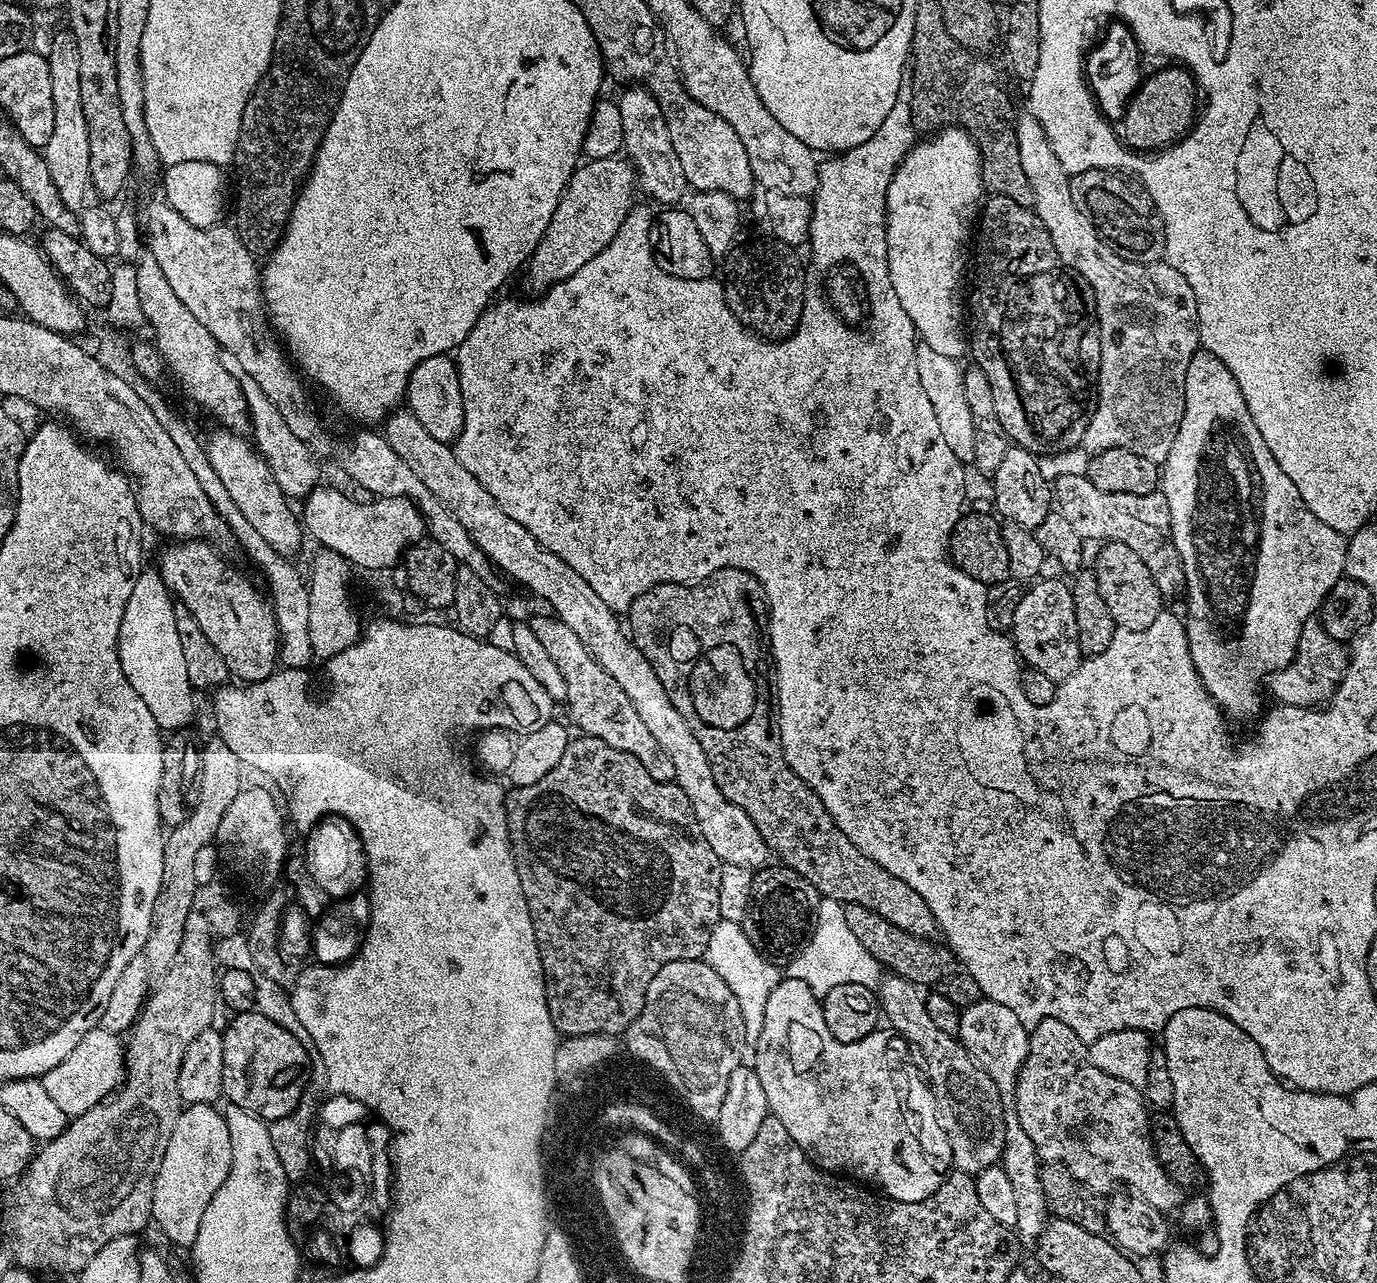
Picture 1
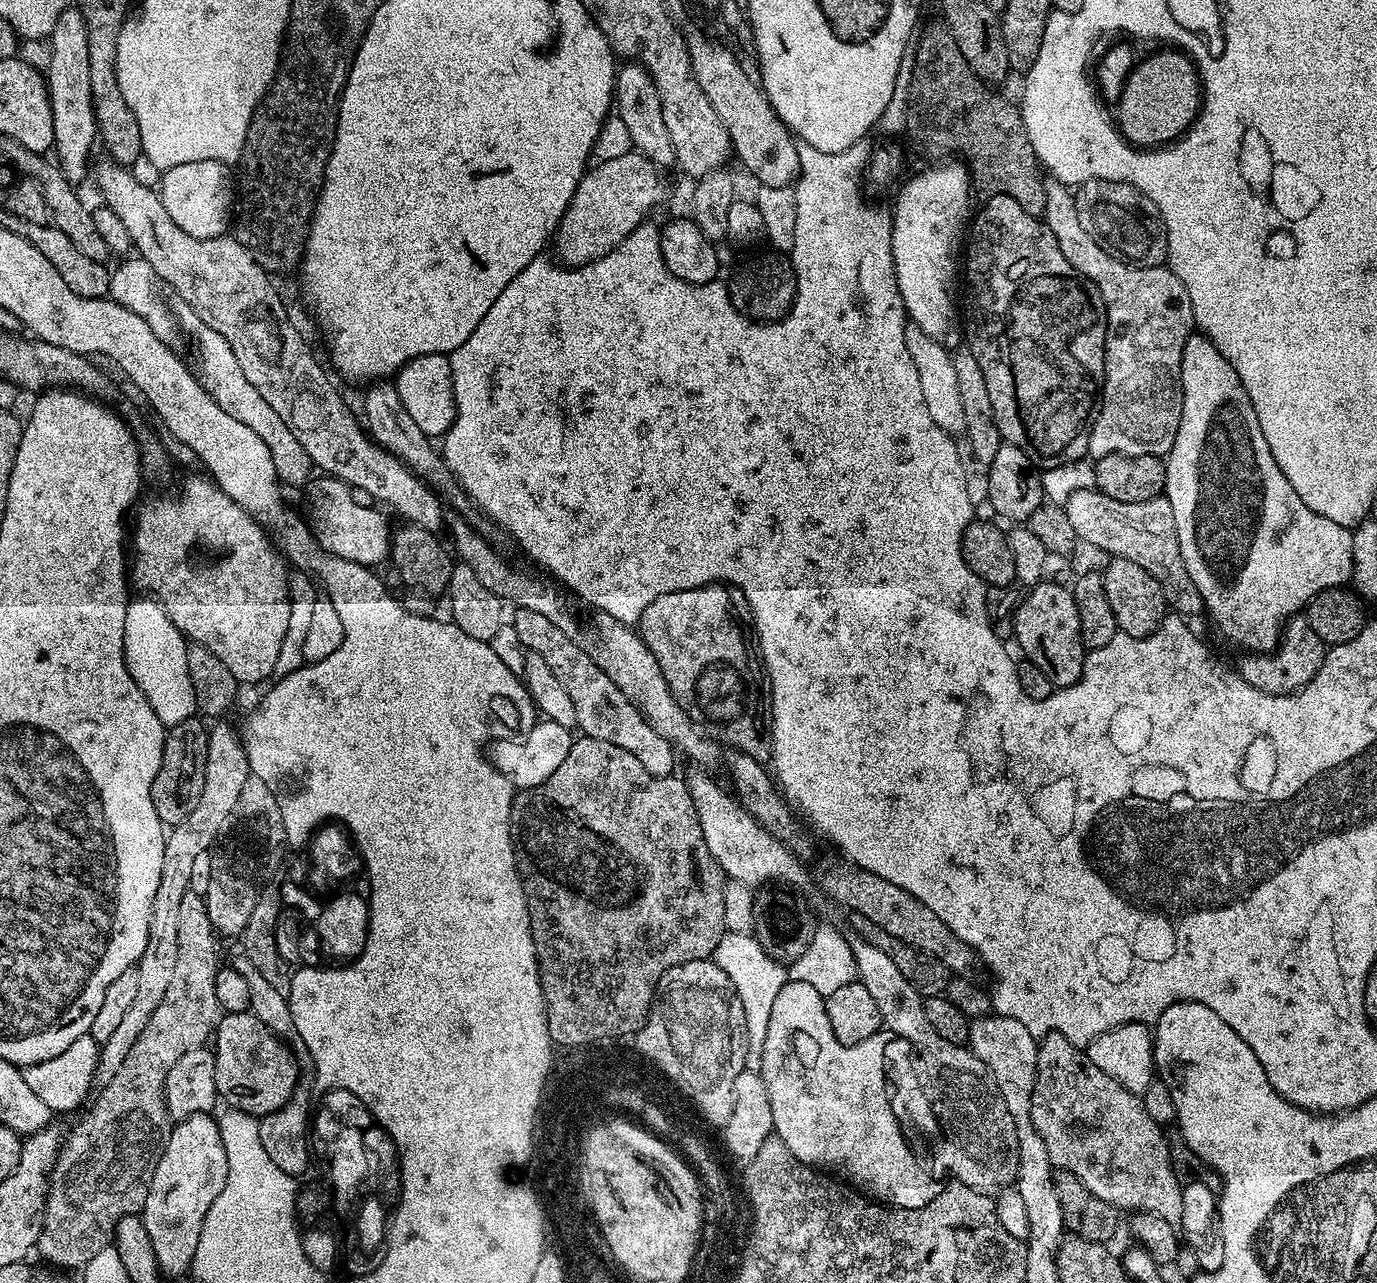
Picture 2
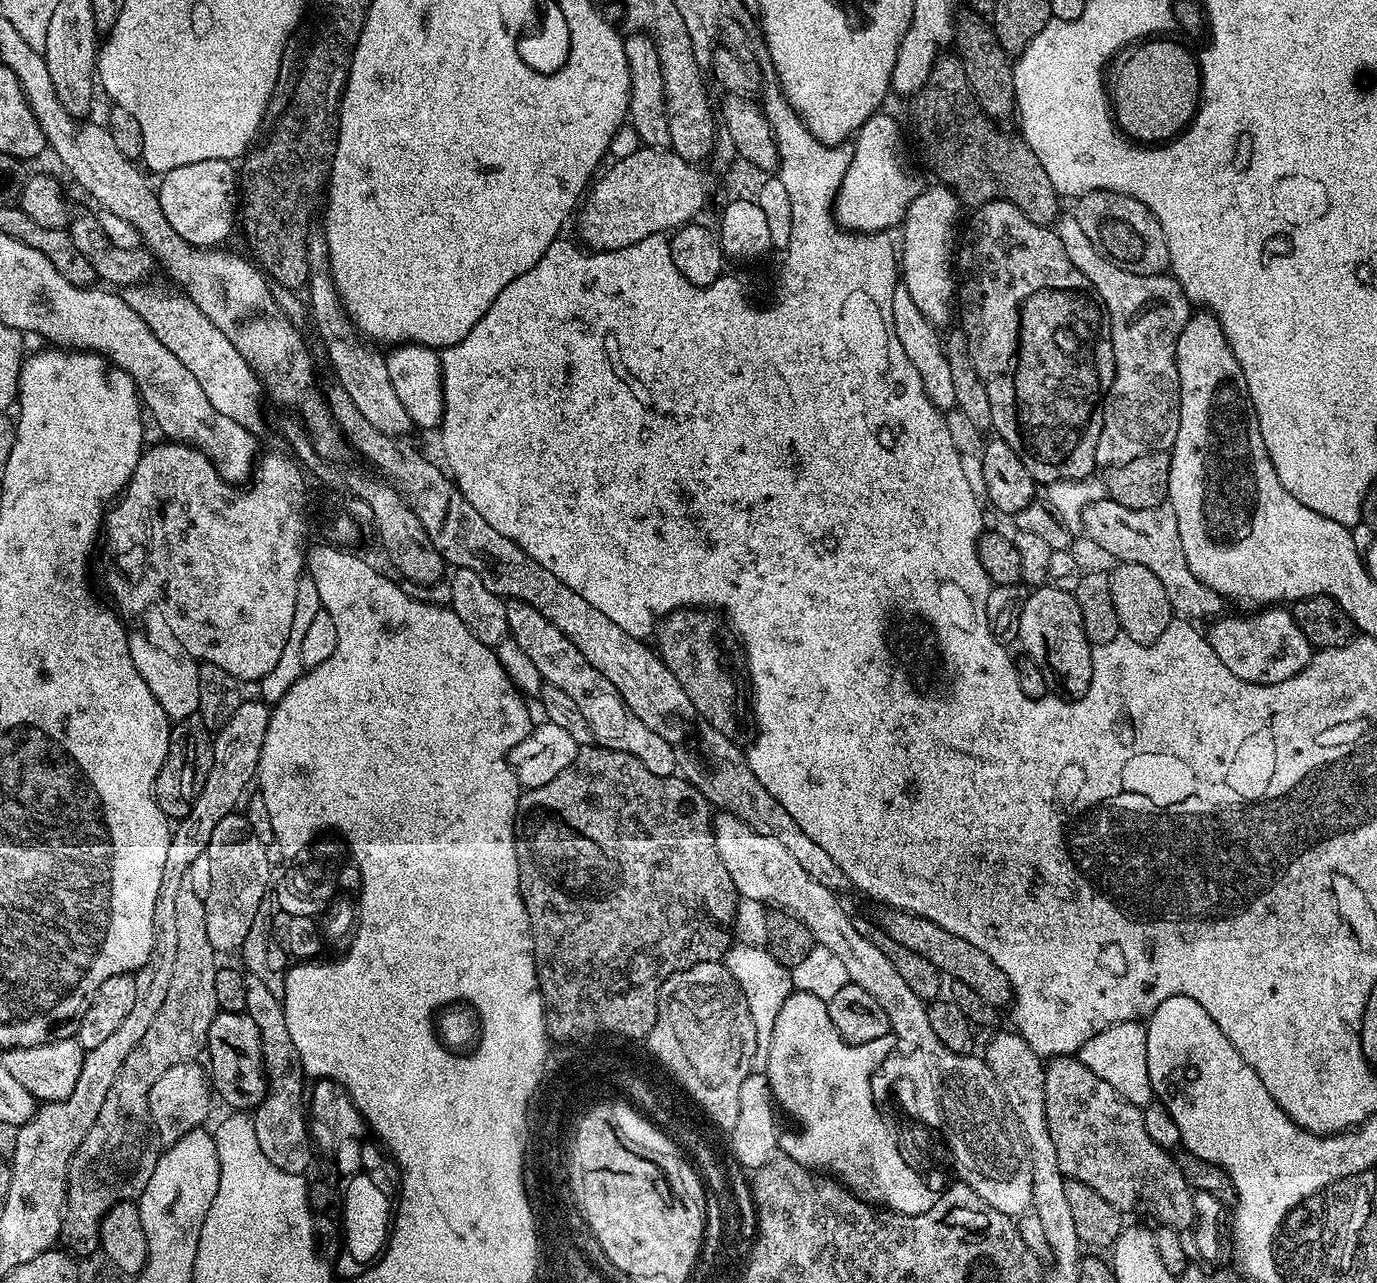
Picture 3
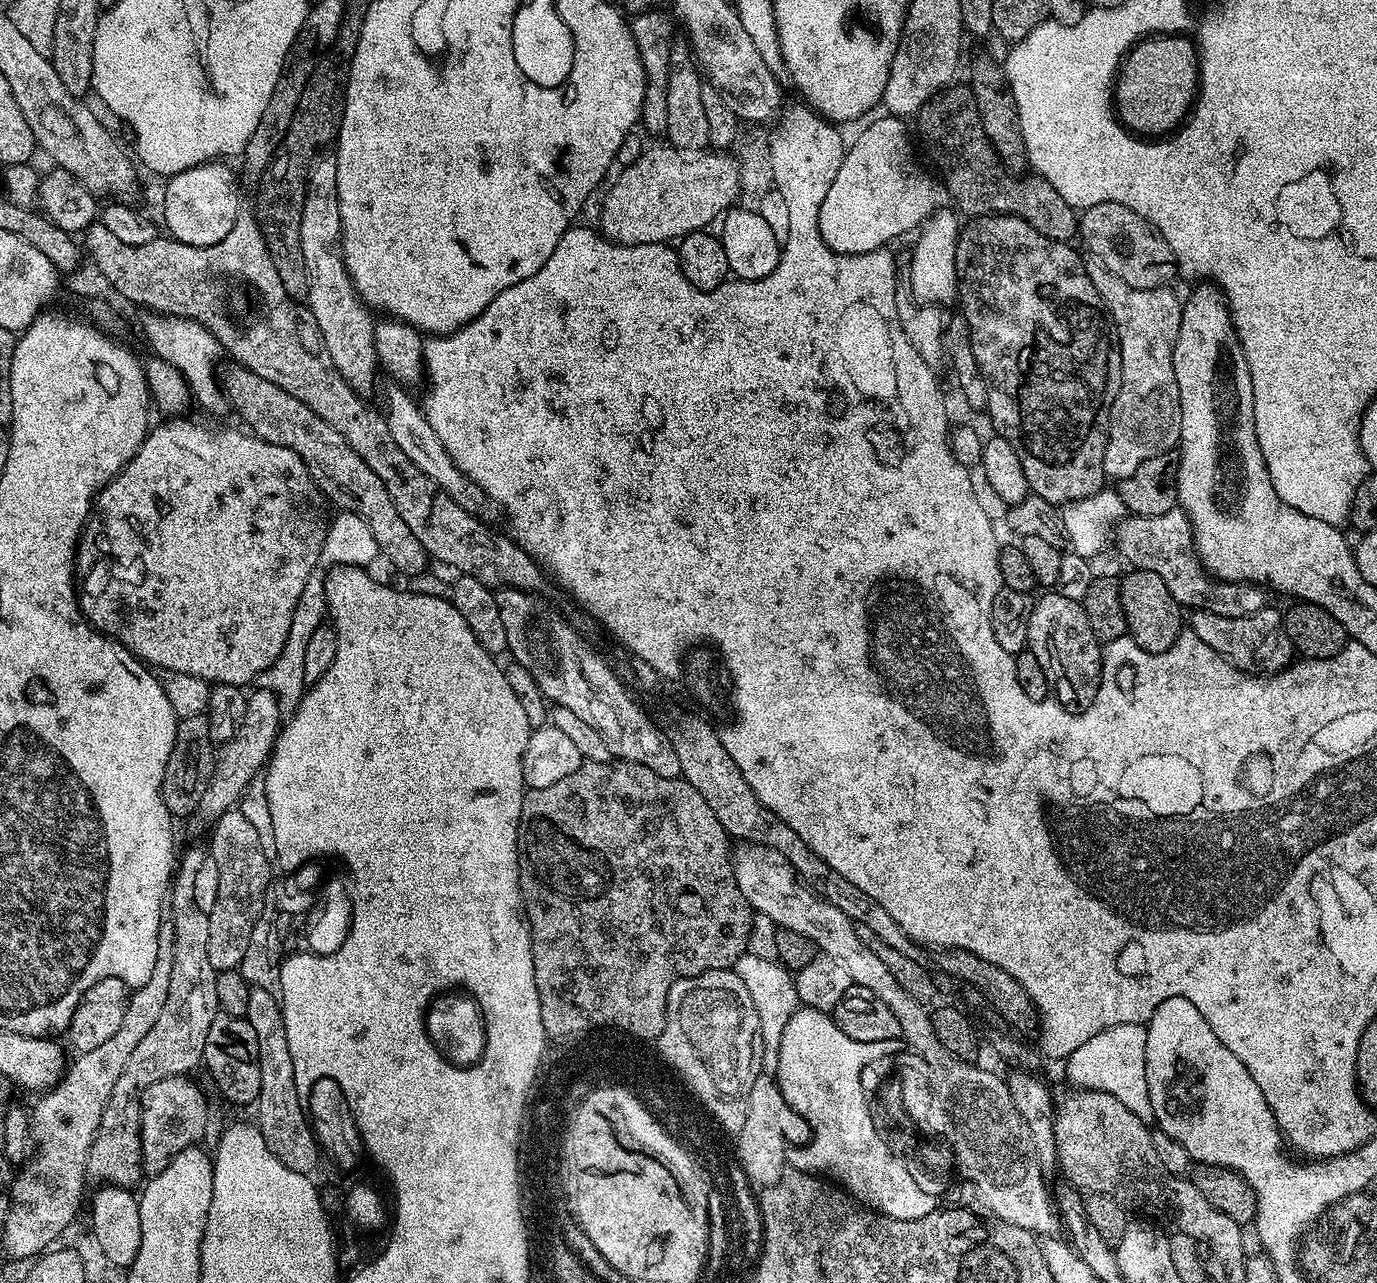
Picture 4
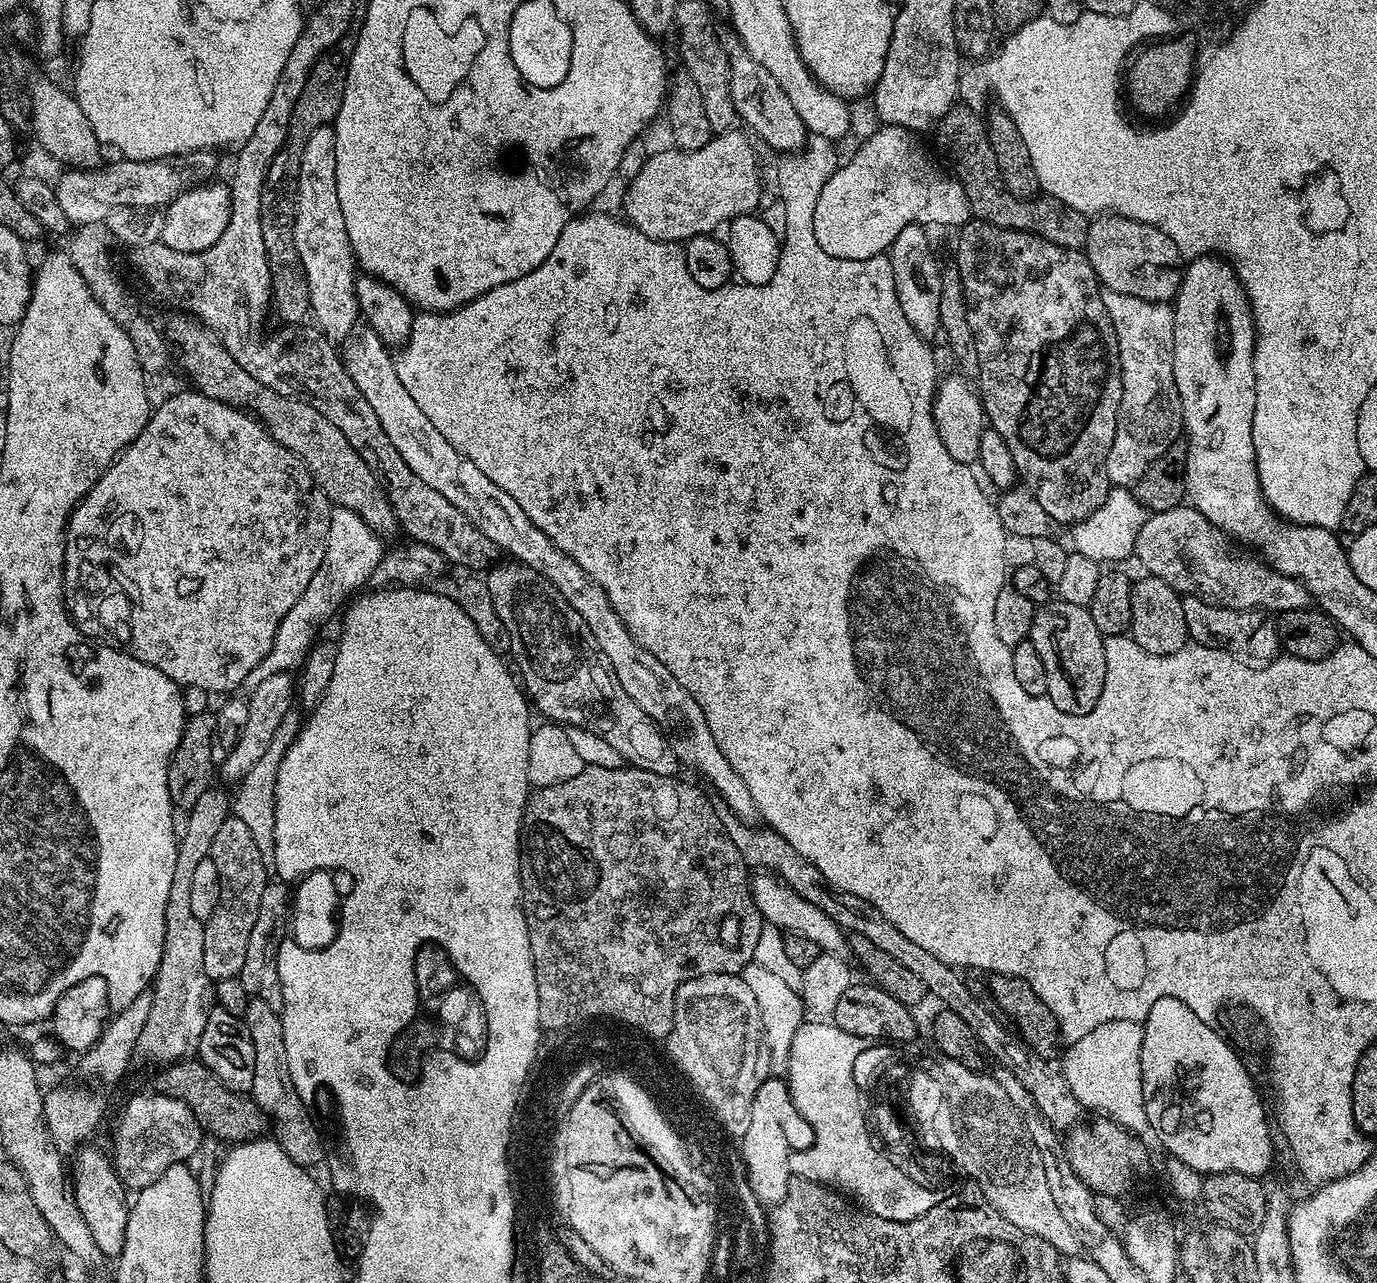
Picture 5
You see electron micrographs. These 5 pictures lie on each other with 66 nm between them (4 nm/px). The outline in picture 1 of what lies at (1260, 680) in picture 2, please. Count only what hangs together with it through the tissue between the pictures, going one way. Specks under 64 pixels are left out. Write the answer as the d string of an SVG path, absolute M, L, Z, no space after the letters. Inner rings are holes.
M1310 618L1302 626L1296 652L1285 663L1288 665L1272 673L1272 692L1280 704L1289 704L1295 708L1323 705L1331 701L1340 681L1344 679L1349 659L1349 649L1341 641L1330 638L1319 619Z

